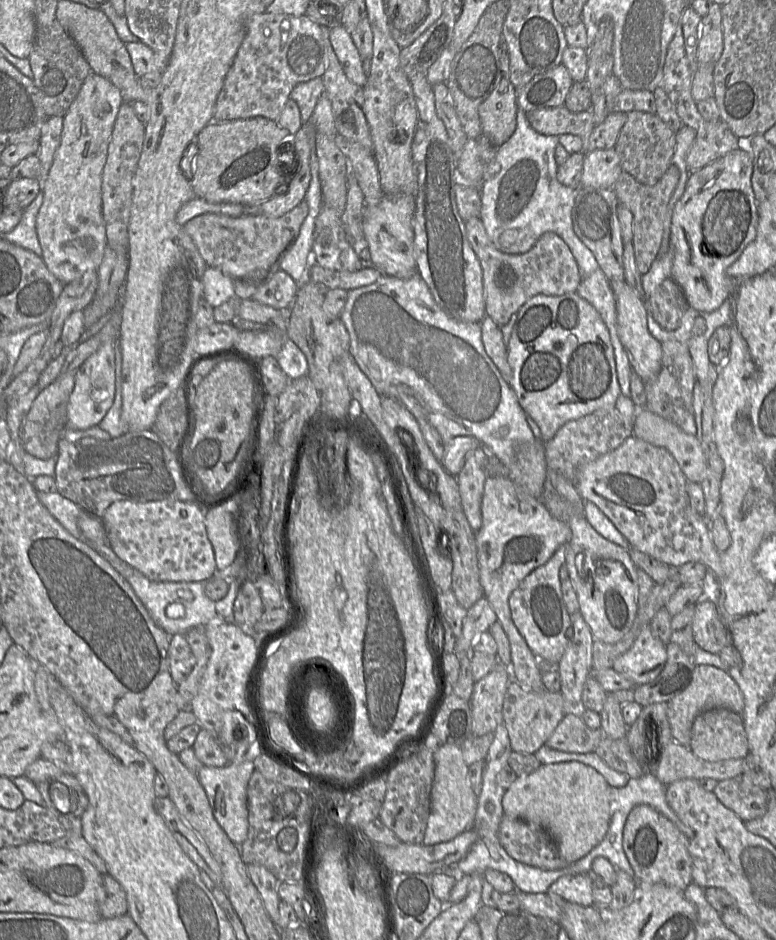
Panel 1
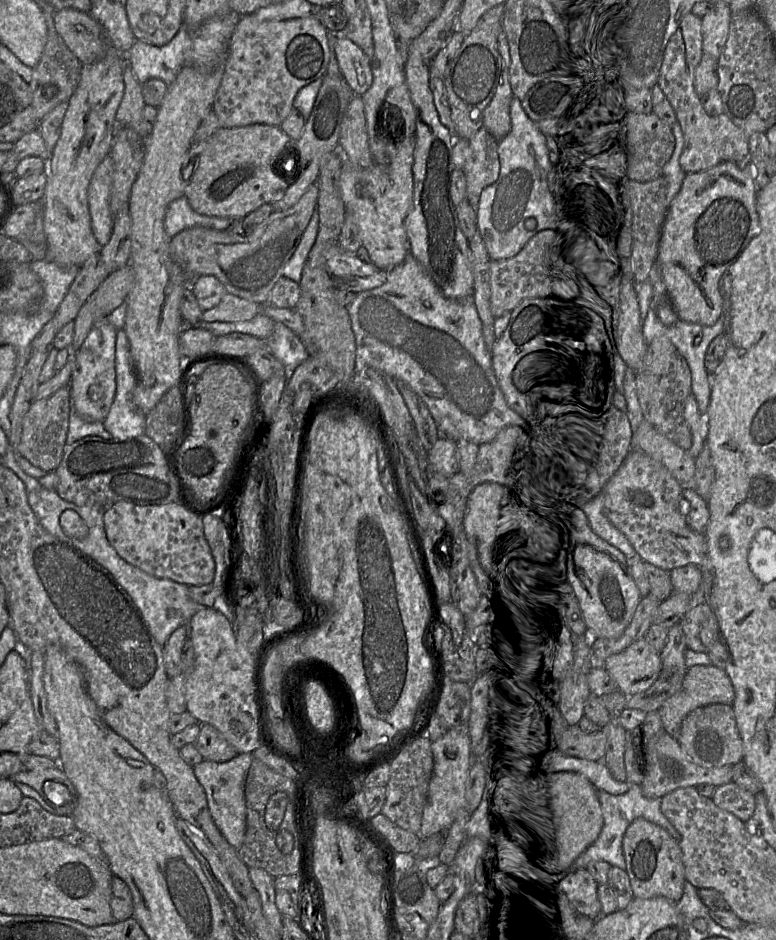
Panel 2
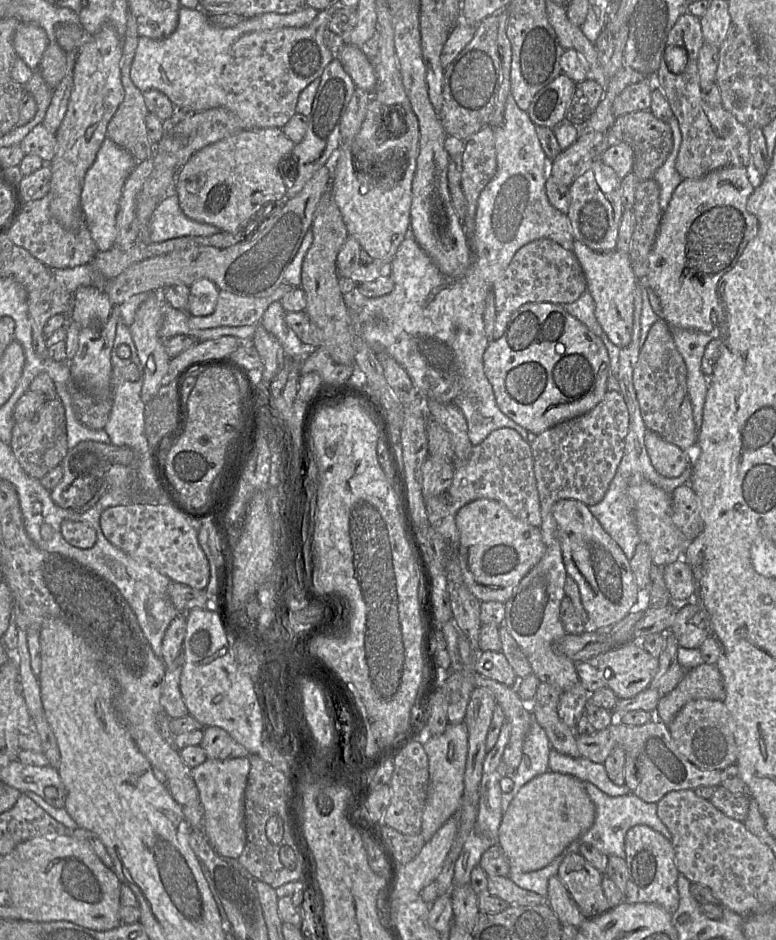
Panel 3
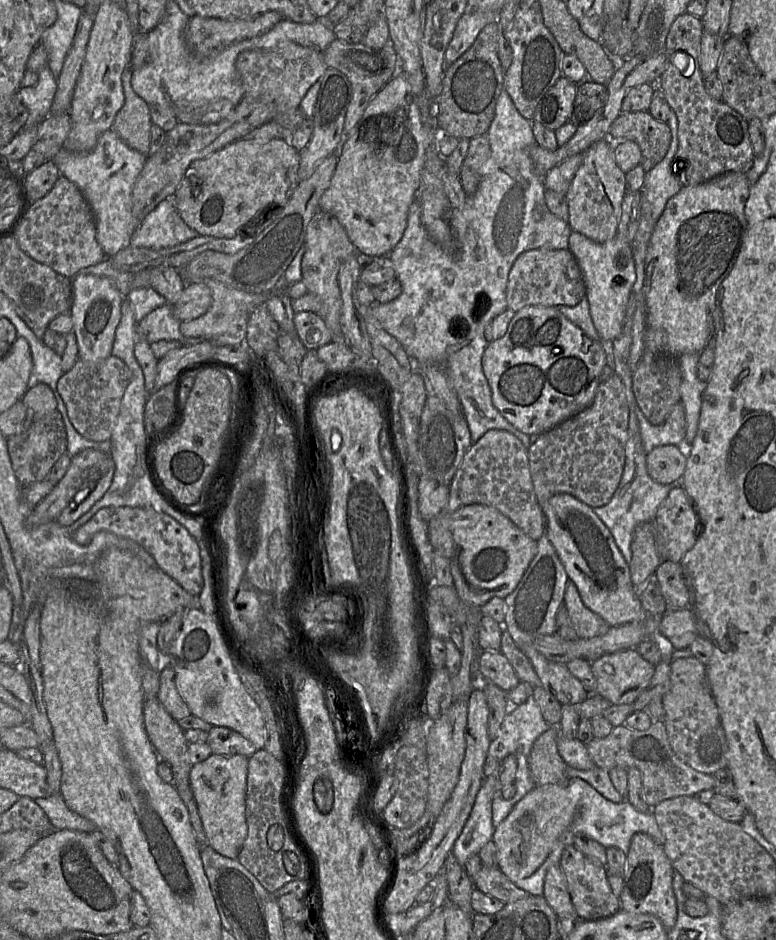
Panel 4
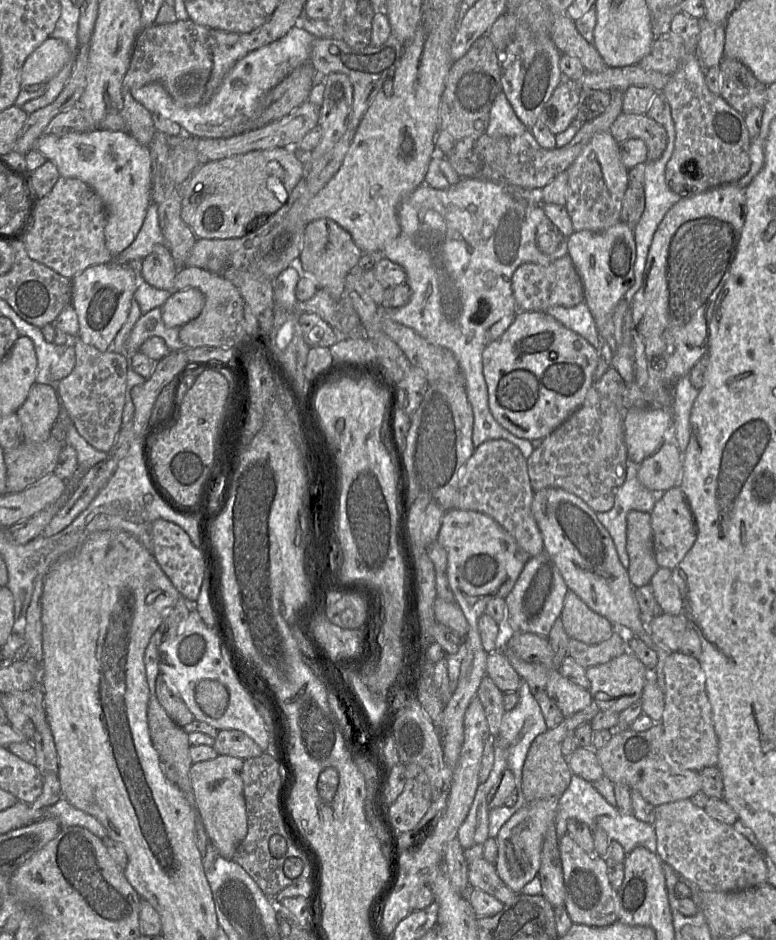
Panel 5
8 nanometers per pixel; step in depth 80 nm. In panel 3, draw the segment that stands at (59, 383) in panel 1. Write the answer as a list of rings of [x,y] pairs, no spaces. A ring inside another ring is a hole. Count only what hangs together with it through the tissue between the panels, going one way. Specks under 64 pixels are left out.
[[[56,398],[46,401],[31,417],[16,423],[10,448],[27,475],[42,479],[52,469],[60,465],[68,452],[65,409]]]

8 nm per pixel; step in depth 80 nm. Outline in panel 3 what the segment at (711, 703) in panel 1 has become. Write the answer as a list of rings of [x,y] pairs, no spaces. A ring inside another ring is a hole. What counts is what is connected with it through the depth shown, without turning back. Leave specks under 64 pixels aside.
[[[703,663],[687,670],[674,690],[660,699],[654,714],[668,726],[686,703],[697,699],[724,701],[725,697],[723,677],[718,667]]]

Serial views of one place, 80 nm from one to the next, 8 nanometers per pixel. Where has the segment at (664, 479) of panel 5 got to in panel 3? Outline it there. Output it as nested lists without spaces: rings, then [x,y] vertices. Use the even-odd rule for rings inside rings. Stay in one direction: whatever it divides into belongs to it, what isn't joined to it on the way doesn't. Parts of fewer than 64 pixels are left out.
[[[646,429],[645,446],[653,467],[661,476],[677,478],[690,469],[691,460],[686,452],[666,442],[656,432]]]

